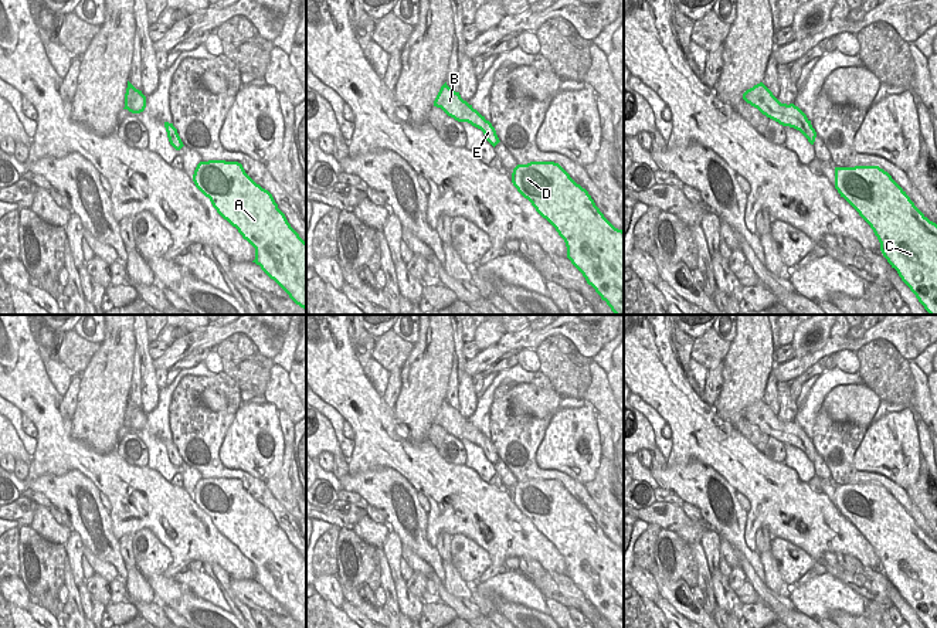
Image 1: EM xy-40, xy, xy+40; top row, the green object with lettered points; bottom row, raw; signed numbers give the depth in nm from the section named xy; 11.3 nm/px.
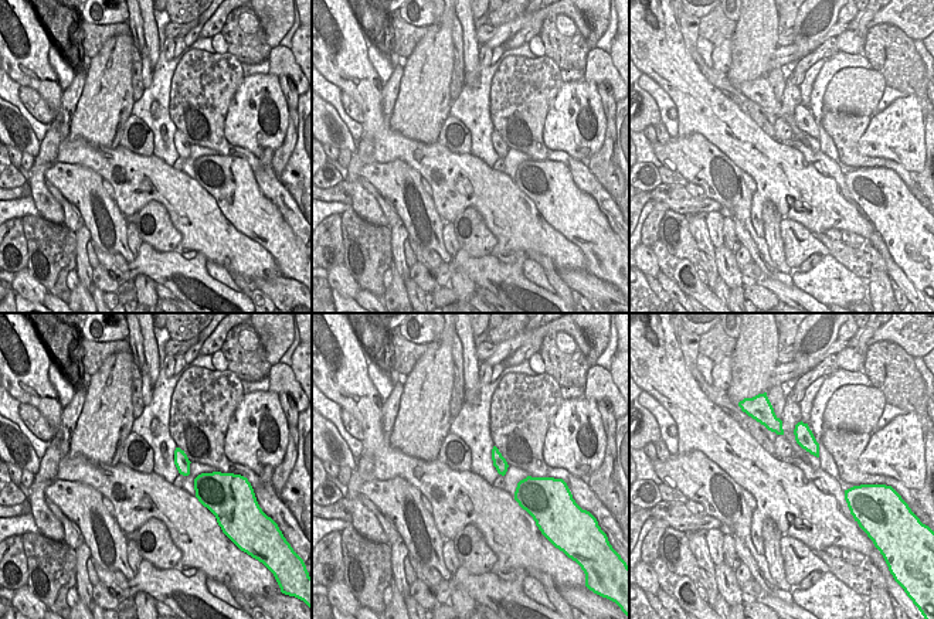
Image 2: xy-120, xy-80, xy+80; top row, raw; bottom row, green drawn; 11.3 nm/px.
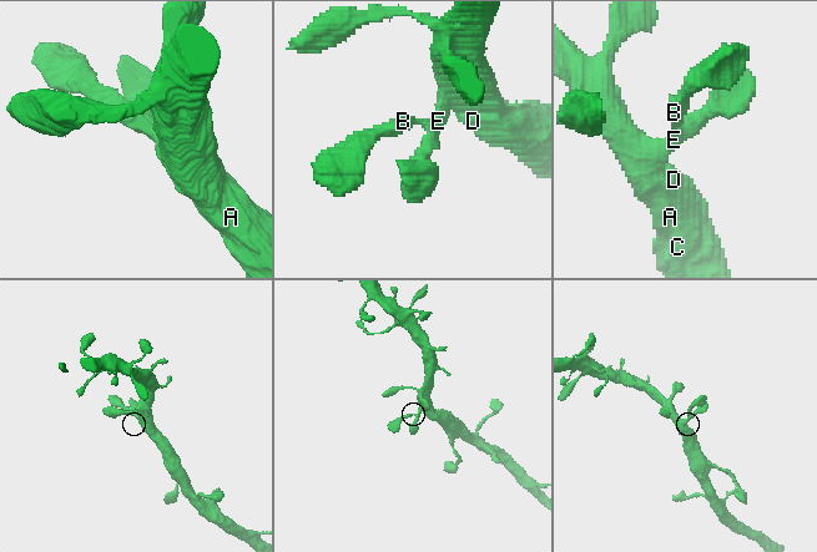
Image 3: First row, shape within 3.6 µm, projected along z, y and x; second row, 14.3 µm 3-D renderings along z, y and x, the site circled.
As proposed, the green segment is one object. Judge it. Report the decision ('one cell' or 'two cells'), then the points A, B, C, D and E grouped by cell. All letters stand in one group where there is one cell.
one cell; groups A B C D E

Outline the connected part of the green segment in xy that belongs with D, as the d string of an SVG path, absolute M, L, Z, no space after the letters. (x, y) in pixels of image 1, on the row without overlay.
M559 481L517 482L512 490L512 500L564 557L567 576L583 591L587 601L611 628L624 628L624 549L604 534L588 509L577 502Z

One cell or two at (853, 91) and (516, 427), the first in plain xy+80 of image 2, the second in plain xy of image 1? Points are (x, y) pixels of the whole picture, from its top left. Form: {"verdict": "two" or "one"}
{"verdict": "two"}

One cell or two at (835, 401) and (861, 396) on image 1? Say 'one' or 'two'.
one

